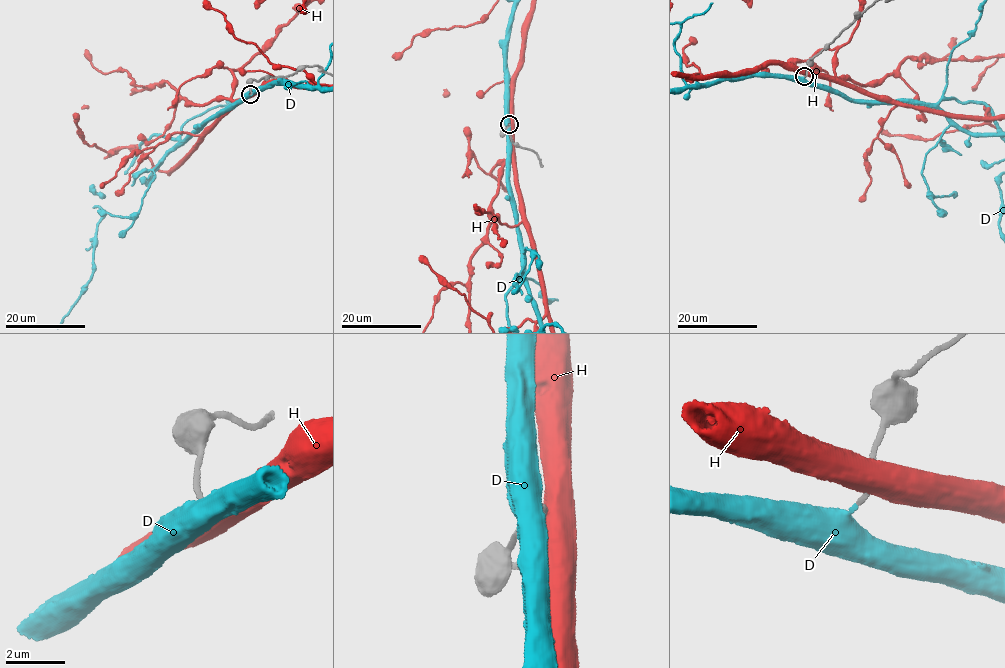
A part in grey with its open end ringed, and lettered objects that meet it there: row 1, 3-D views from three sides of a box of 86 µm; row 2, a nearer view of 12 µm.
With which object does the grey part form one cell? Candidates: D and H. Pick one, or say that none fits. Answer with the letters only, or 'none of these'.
D

